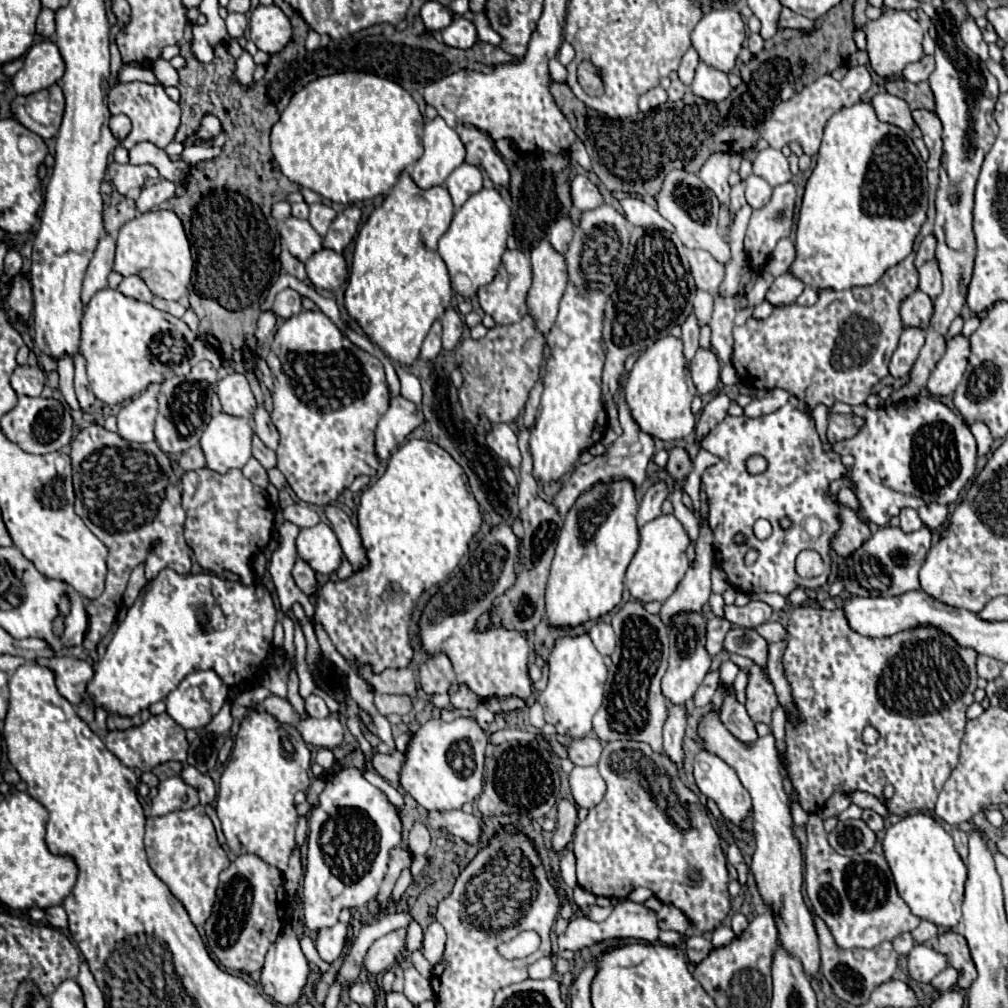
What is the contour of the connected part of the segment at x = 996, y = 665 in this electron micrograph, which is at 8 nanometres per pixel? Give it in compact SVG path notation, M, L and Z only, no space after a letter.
M977 656L977 674L985 680L997 678L1001 672L1001 662L989 656Z

